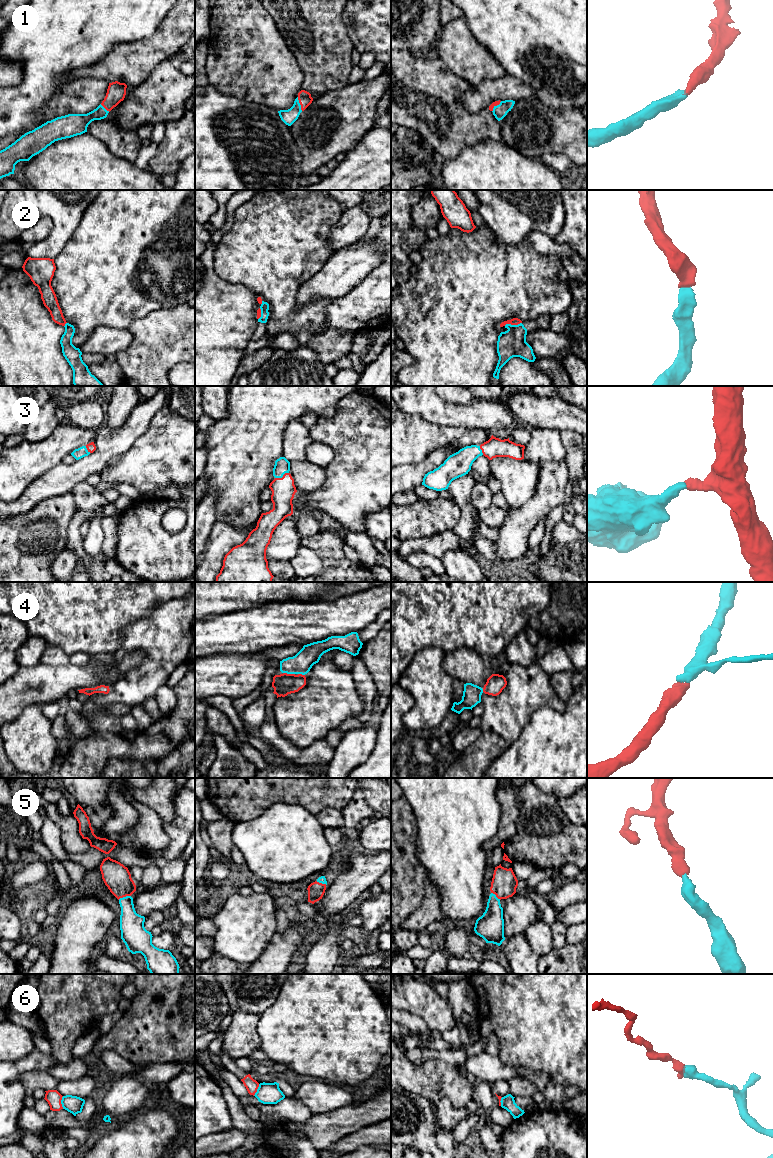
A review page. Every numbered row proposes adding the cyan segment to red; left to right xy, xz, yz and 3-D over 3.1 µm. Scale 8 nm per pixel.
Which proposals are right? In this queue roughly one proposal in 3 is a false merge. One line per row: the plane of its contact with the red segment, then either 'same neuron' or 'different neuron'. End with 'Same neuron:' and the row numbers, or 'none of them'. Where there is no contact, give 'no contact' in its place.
1: contact in xz; same neuron
2: contact in yz; same neuron
3: contact in xz; same neuron
4: contact in xz; same neuron
5: contact in xy; same neuron
6: contact in xy; different neuron
Same neuron: 1, 2, 3, 4, 5

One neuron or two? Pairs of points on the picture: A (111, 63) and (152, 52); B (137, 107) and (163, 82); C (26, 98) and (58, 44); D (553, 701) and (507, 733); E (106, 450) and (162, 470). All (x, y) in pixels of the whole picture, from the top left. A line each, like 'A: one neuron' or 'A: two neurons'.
A: one neuron
B: one neuron
C: one neuron
D: one neuron
E: two neurons

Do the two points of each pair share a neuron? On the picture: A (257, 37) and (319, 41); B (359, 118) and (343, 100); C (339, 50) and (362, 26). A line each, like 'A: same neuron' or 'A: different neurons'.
A: different neurons
B: same neuron
C: different neurons

